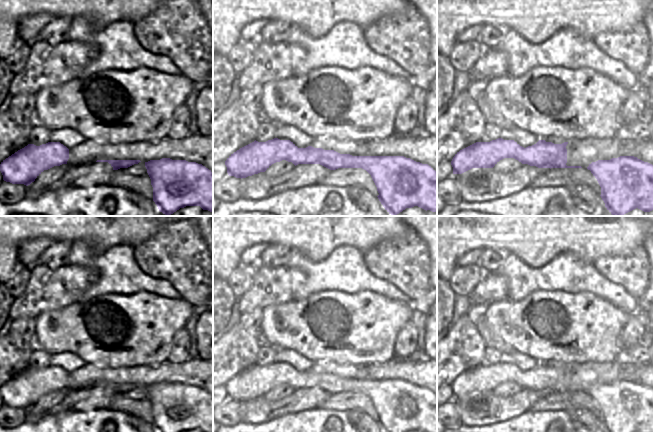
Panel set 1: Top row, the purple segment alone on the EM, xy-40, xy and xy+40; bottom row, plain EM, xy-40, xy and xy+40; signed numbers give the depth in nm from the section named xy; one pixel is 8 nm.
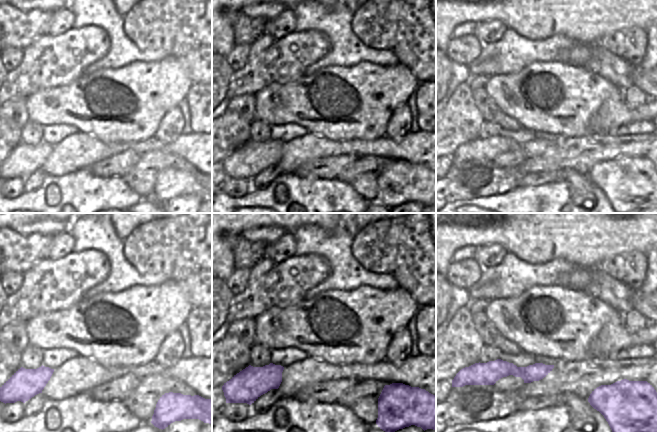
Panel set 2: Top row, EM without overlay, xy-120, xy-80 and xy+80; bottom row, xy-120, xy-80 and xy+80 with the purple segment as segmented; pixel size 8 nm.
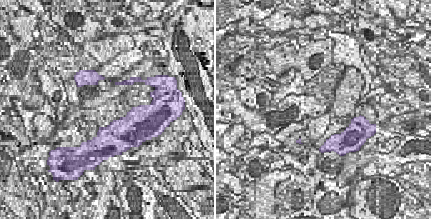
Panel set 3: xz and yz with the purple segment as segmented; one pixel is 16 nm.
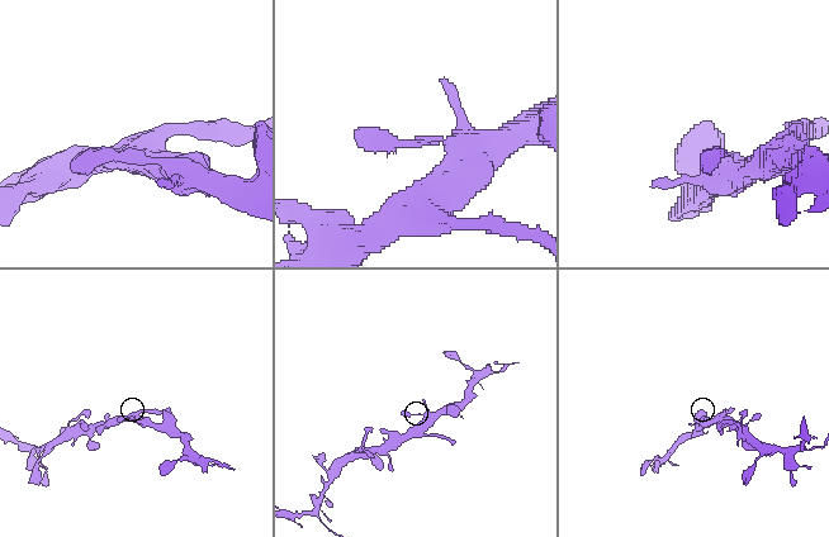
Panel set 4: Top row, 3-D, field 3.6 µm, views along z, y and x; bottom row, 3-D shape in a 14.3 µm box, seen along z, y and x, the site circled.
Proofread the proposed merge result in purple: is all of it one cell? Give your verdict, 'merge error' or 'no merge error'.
no merge error

